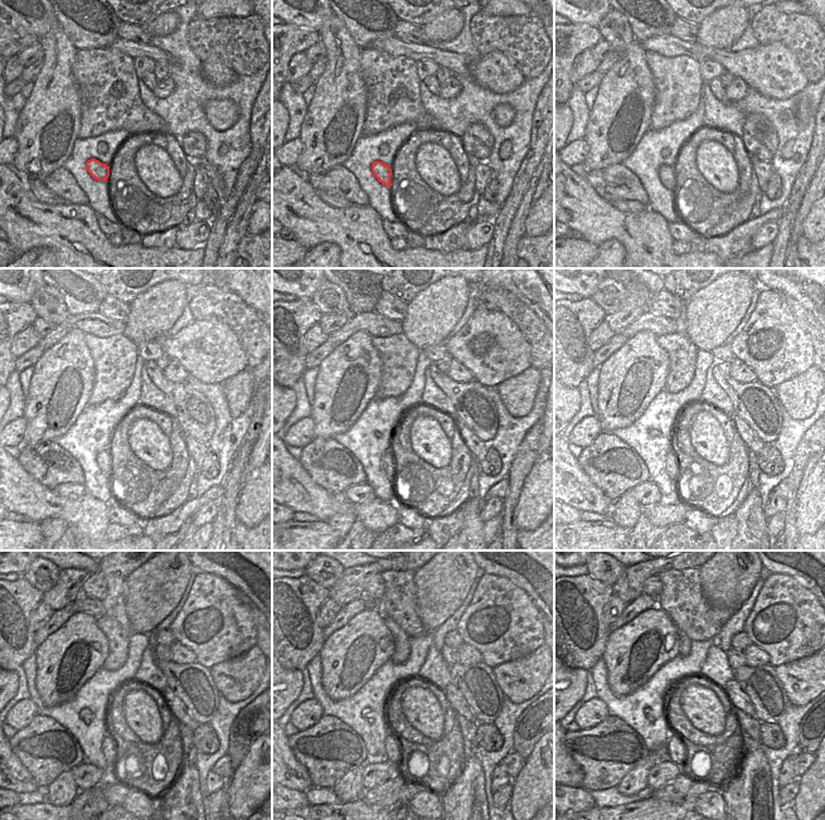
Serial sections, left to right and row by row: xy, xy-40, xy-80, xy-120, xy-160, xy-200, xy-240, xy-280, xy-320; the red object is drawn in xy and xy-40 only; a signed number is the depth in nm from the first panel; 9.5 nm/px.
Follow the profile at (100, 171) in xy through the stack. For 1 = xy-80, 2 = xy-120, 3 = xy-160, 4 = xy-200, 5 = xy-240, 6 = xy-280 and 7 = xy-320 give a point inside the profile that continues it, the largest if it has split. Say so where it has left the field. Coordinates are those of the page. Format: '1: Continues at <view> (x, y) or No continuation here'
1: Continues at xy-80 (665, 173)
2: Continues at xy-120 (103, 461)
3: Continues at xy-160 (387, 459)
4: Continues at xy-200 (670, 462)
5: Continues at xy-240 (108, 750)
6: Continues at xy-280 (392, 747)
7: Continues at xy-320 (677, 753).

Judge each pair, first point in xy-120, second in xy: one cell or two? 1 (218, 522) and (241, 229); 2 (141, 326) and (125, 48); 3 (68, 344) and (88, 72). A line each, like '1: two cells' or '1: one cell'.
1: two cells
2: two cells
3: two cells

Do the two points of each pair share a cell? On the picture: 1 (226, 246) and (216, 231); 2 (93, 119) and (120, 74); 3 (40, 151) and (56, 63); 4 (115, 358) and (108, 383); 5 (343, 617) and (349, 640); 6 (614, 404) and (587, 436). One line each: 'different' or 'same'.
1: different
2: same
3: same
4: same
5: different
6: different

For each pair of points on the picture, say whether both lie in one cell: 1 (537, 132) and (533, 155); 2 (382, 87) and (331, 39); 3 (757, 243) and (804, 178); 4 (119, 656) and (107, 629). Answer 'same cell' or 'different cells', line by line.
1: same cell
2: different cells
3: different cells
4: same cell

